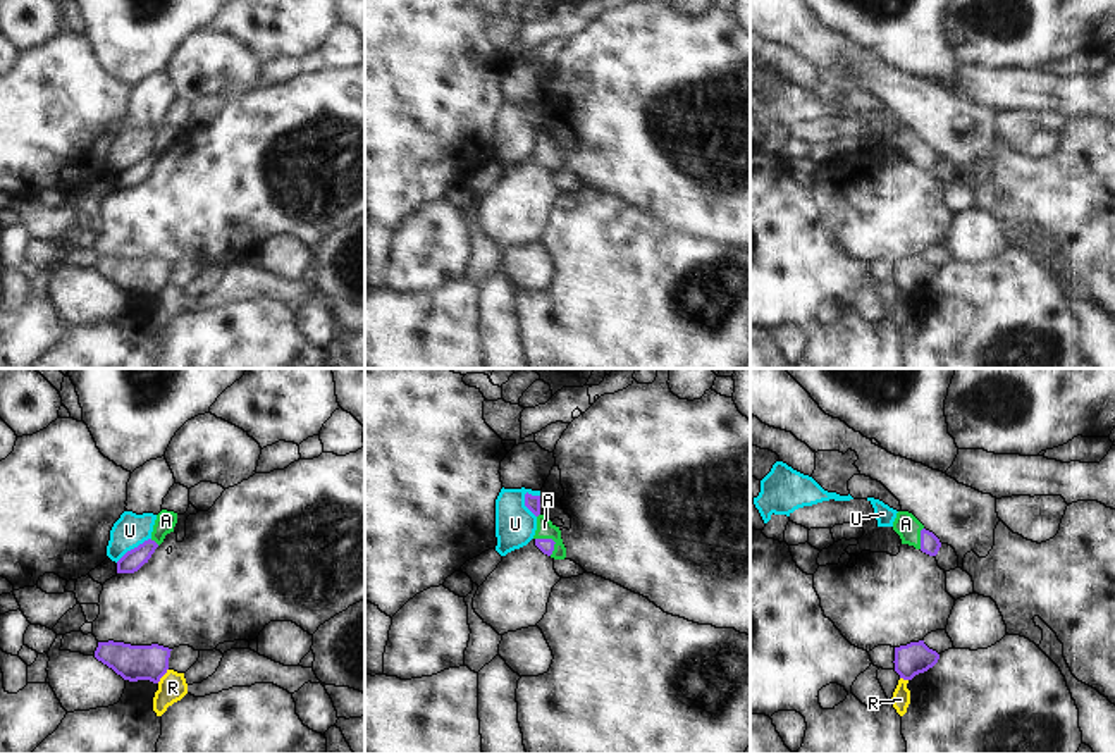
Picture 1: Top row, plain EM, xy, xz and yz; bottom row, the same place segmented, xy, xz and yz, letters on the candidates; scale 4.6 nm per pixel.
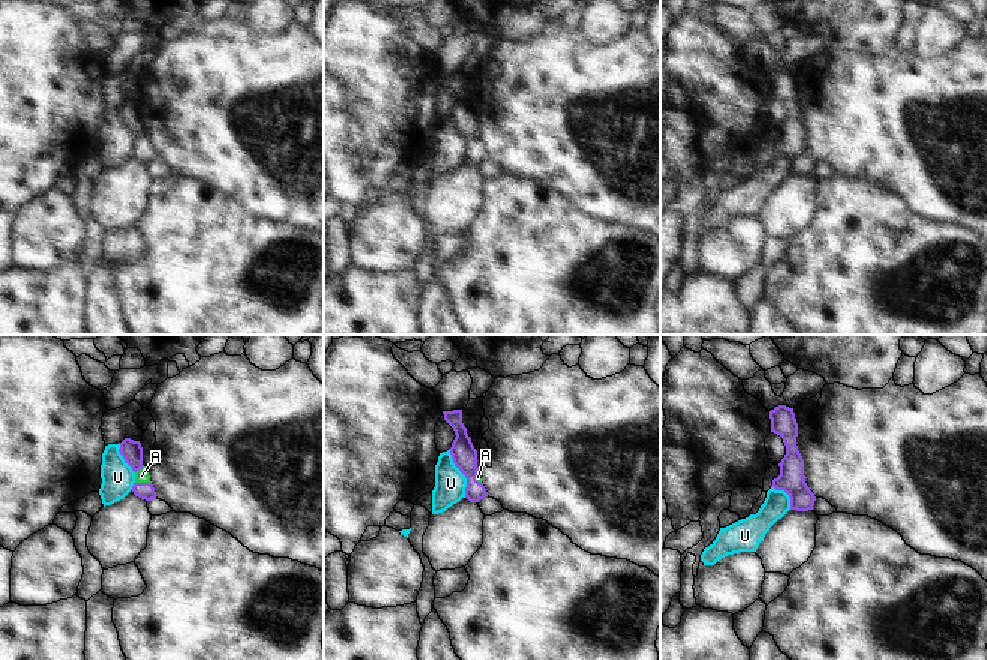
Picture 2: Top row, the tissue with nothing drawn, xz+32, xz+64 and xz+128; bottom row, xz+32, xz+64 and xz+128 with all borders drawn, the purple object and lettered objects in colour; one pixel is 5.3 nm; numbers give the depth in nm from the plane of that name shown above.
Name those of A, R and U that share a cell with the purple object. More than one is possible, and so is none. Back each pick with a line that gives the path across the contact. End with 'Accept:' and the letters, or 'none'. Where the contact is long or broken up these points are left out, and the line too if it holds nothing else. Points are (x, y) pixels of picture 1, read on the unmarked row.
A: across xz (546, 160), (551, 154), (544, 142)
Accept: A

